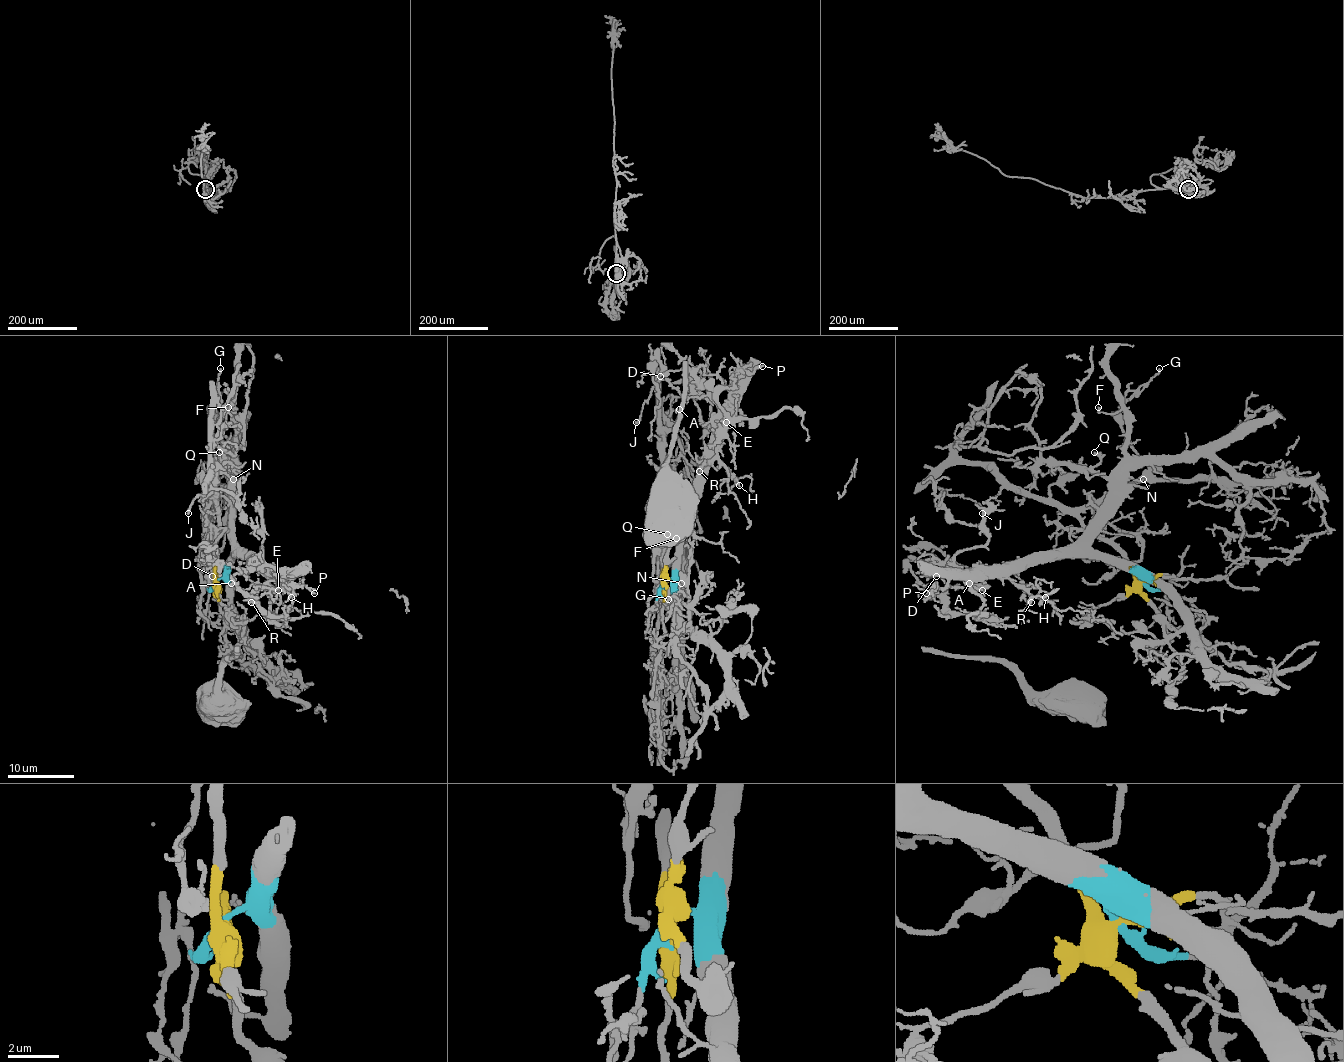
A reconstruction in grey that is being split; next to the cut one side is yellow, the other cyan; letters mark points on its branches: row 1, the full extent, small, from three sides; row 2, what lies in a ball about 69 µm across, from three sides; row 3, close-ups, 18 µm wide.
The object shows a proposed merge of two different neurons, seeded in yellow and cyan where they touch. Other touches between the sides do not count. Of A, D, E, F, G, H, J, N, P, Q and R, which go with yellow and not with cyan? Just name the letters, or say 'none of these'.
G, J

